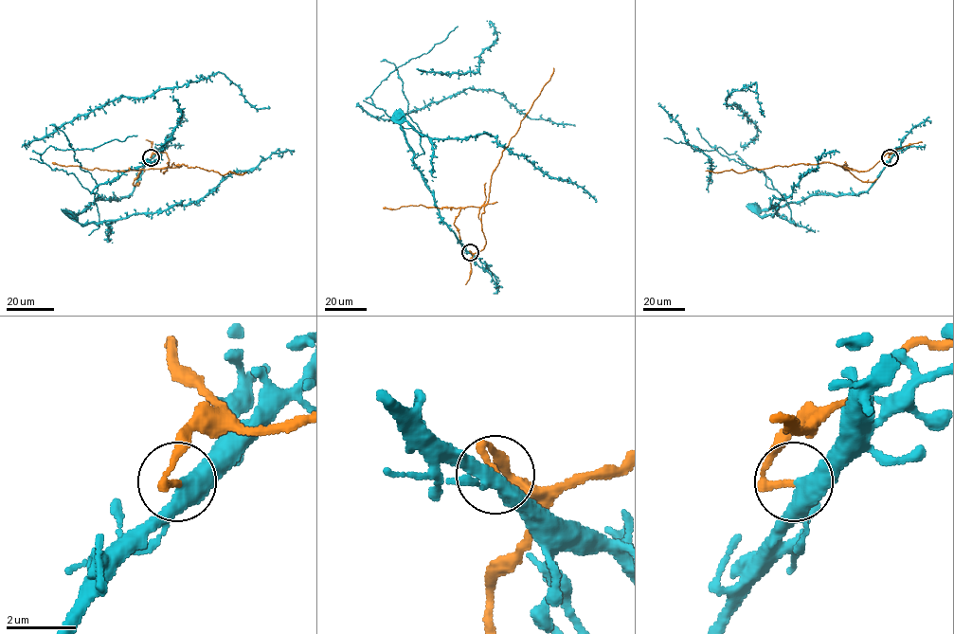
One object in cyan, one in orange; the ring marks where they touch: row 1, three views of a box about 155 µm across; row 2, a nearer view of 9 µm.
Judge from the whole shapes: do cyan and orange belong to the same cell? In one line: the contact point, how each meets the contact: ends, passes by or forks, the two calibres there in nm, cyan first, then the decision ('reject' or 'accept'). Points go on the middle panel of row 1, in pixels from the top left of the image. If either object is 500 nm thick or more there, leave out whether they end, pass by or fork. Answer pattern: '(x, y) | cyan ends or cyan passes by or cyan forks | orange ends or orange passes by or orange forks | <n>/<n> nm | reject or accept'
(470, 252) | cyan passes by | orange ends | 400/180 nm | reject

